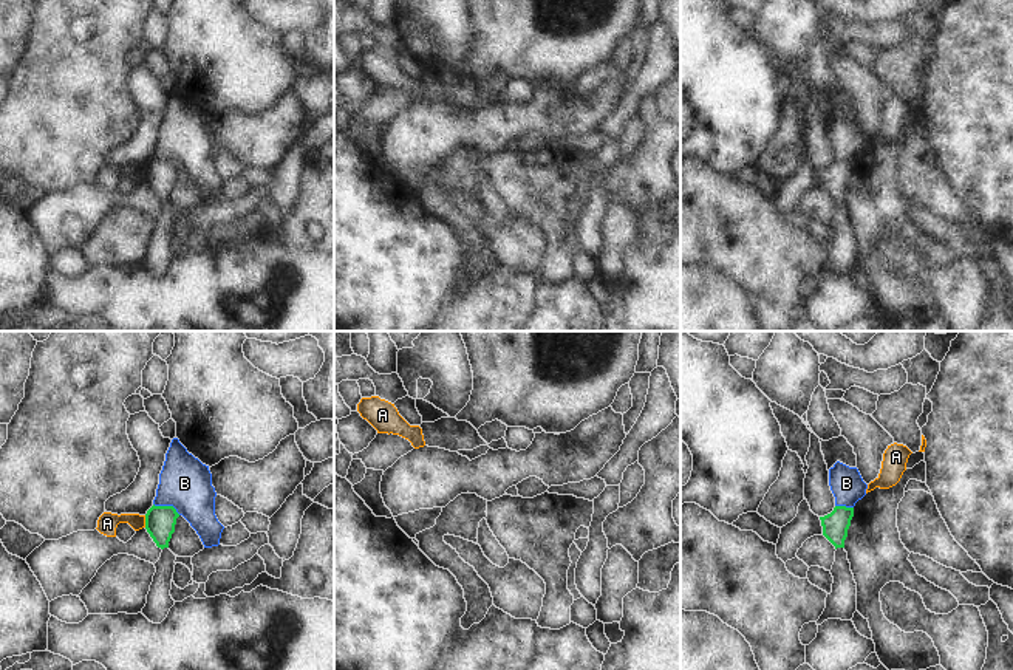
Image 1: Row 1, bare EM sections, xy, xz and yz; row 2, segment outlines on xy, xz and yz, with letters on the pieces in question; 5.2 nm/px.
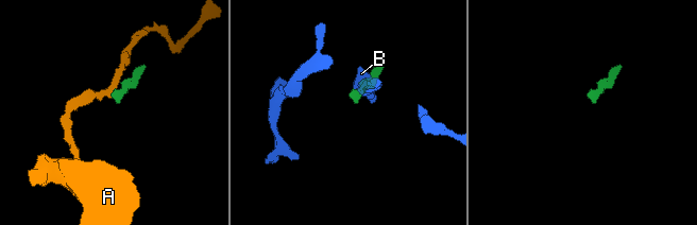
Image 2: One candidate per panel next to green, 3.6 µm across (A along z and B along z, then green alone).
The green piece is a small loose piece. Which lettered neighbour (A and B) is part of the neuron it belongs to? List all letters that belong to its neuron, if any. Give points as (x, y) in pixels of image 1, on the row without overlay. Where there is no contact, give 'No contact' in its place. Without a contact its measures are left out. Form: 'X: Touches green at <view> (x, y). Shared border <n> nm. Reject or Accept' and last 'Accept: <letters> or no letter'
A: Touches green at xy (146, 175). Shared border 60 nm. Reject
B: Touches green at xy (167, 160). Shared border 160 nm. Reject
Accept: no letter.

